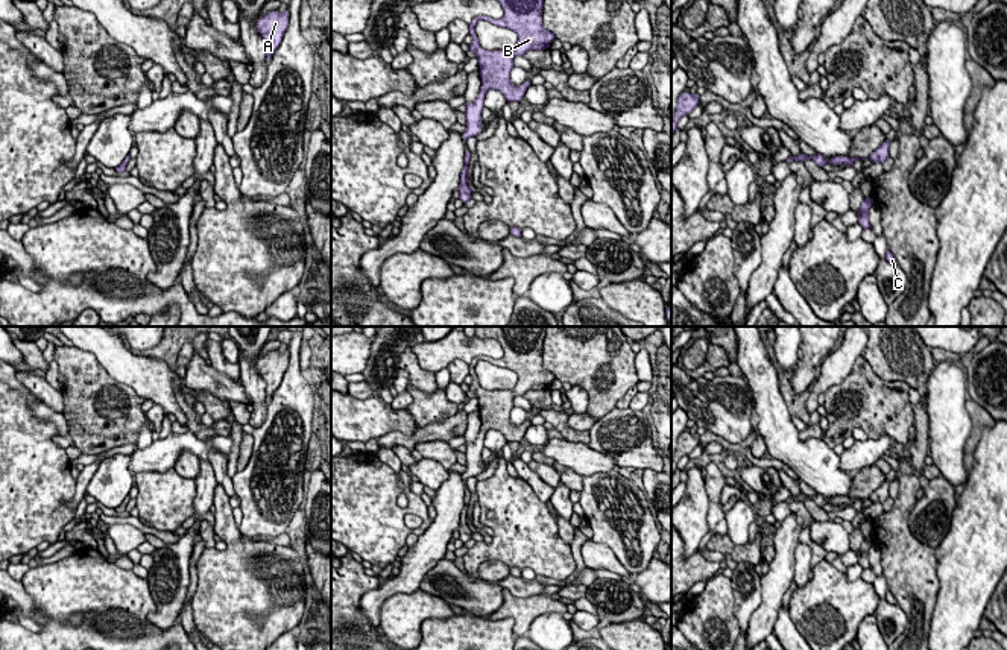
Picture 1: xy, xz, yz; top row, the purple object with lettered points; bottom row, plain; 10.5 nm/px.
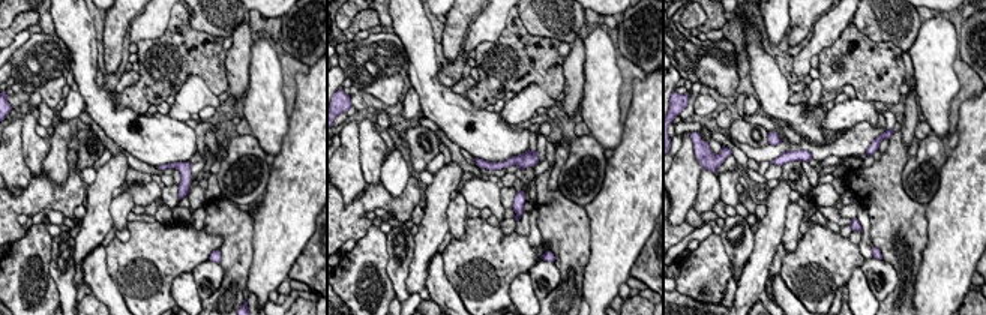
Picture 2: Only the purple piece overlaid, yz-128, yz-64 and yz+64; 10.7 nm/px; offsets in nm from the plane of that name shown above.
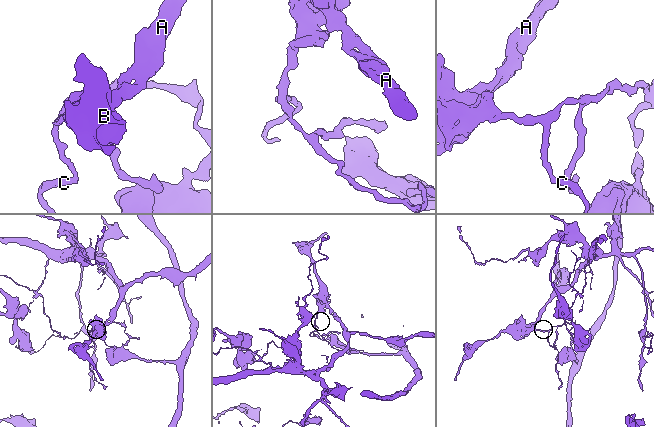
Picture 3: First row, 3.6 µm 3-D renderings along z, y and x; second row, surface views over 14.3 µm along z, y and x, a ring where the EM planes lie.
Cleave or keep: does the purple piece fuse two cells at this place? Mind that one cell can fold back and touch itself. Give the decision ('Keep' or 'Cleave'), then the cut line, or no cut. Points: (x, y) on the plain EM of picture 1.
Cleave. Split along yz (836, 497), (843, 497), (848, 501)

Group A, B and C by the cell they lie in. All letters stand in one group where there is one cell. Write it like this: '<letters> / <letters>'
A B / C

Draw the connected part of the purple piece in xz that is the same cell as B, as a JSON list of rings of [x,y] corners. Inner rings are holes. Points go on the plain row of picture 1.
[[[475,327],[475,337],[498,340],[504,355],[500,360],[481,355],[469,363],[469,375],[472,377],[469,390],[477,395],[481,427],[475,440],[465,443],[466,471],[462,474],[463,481],[481,472],[481,450],[489,430],[498,430],[507,442],[521,442],[530,427],[530,419],[513,427],[510,412],[515,407],[515,396],[522,396],[529,390],[545,390],[556,378],[542,364],[545,333],[547,327]],[[480,360],[512,369],[518,375],[515,387],[512,390],[485,390],[475,375],[475,366]]]

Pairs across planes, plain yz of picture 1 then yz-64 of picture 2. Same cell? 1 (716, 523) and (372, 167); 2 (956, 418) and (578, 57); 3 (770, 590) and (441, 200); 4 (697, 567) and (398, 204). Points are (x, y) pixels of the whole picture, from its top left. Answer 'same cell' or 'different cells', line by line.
1: same cell
2: different cells
3: same cell
4: same cell

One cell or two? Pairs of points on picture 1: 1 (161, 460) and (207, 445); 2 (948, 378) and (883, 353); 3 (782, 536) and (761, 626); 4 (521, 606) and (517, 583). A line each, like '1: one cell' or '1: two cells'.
1: one cell
2: two cells
3: one cell
4: two cells

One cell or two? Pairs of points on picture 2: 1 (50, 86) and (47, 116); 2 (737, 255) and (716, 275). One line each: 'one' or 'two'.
1: two
2: two

